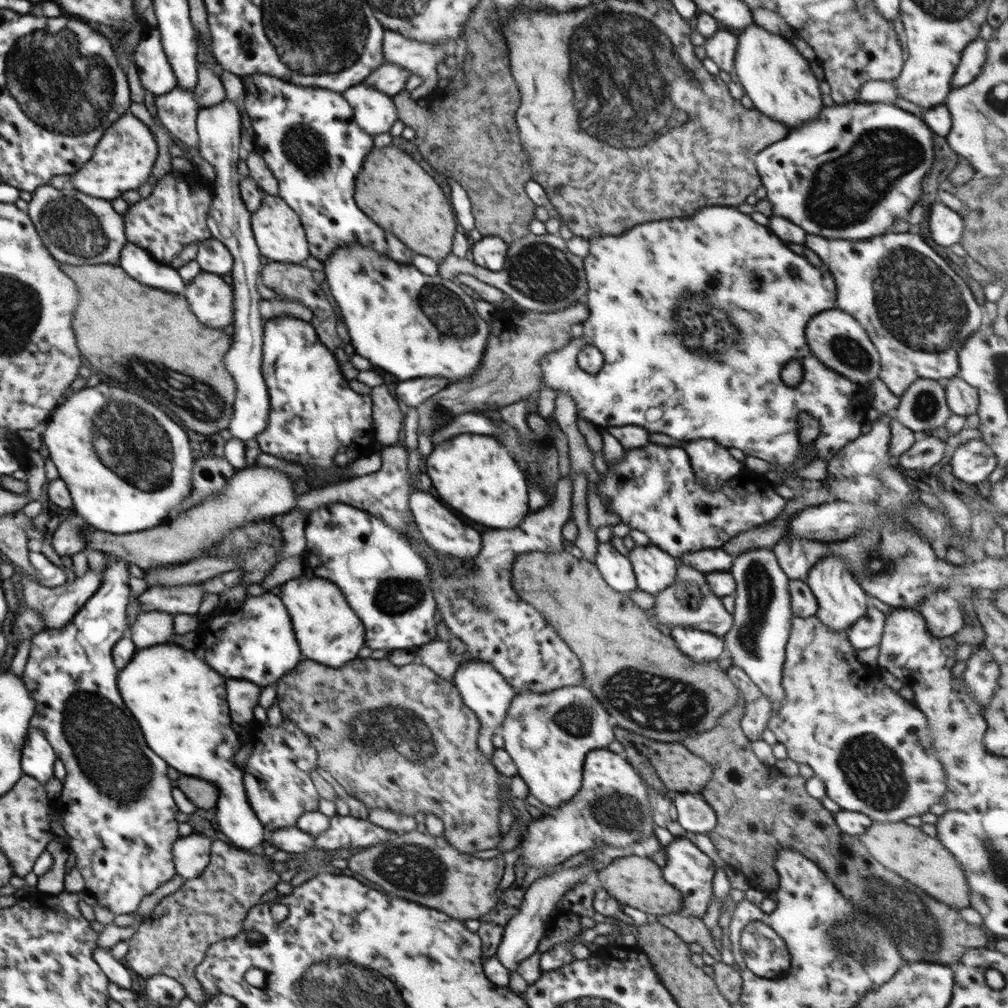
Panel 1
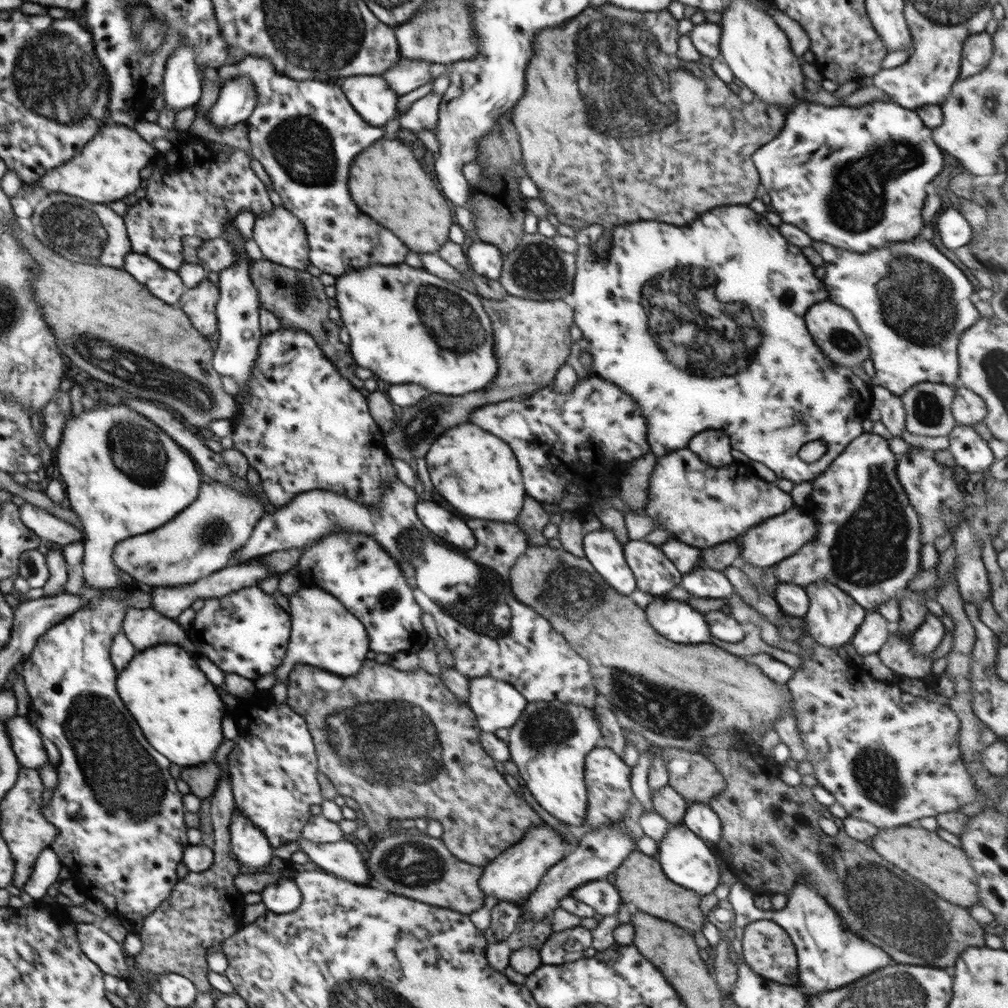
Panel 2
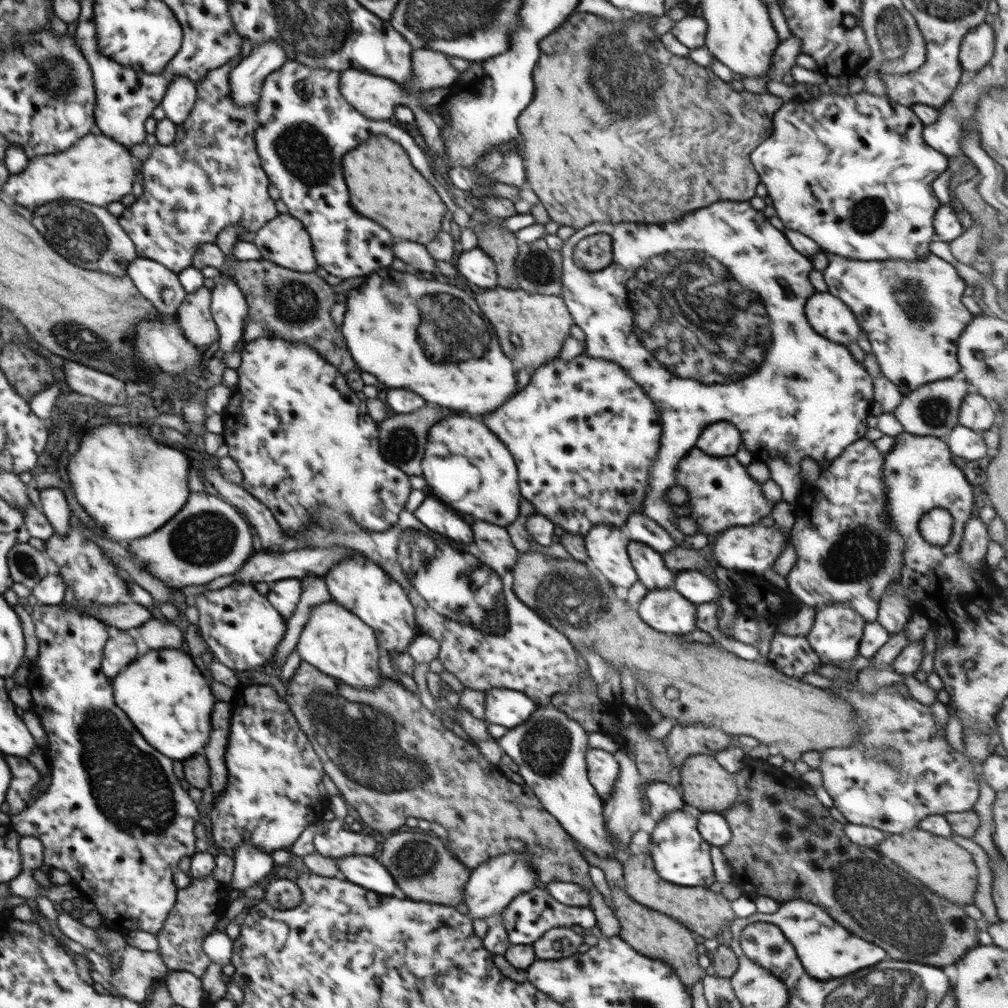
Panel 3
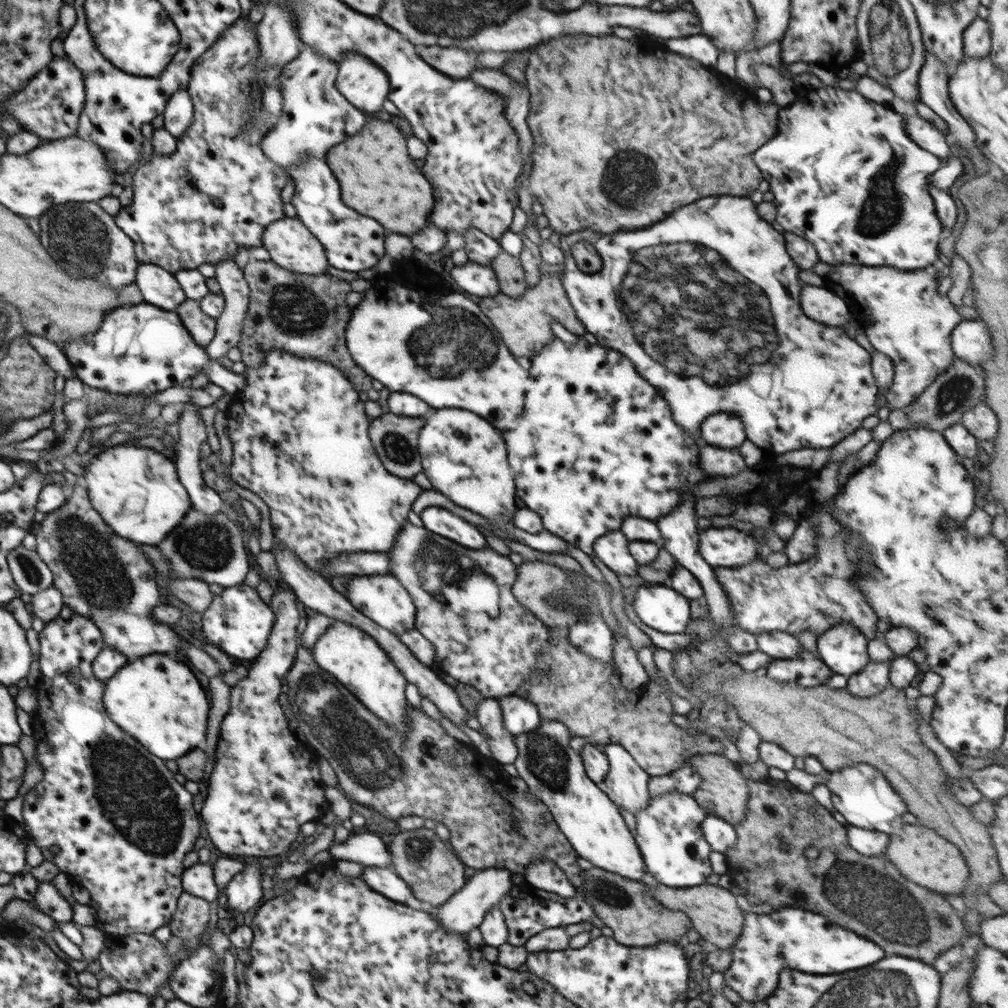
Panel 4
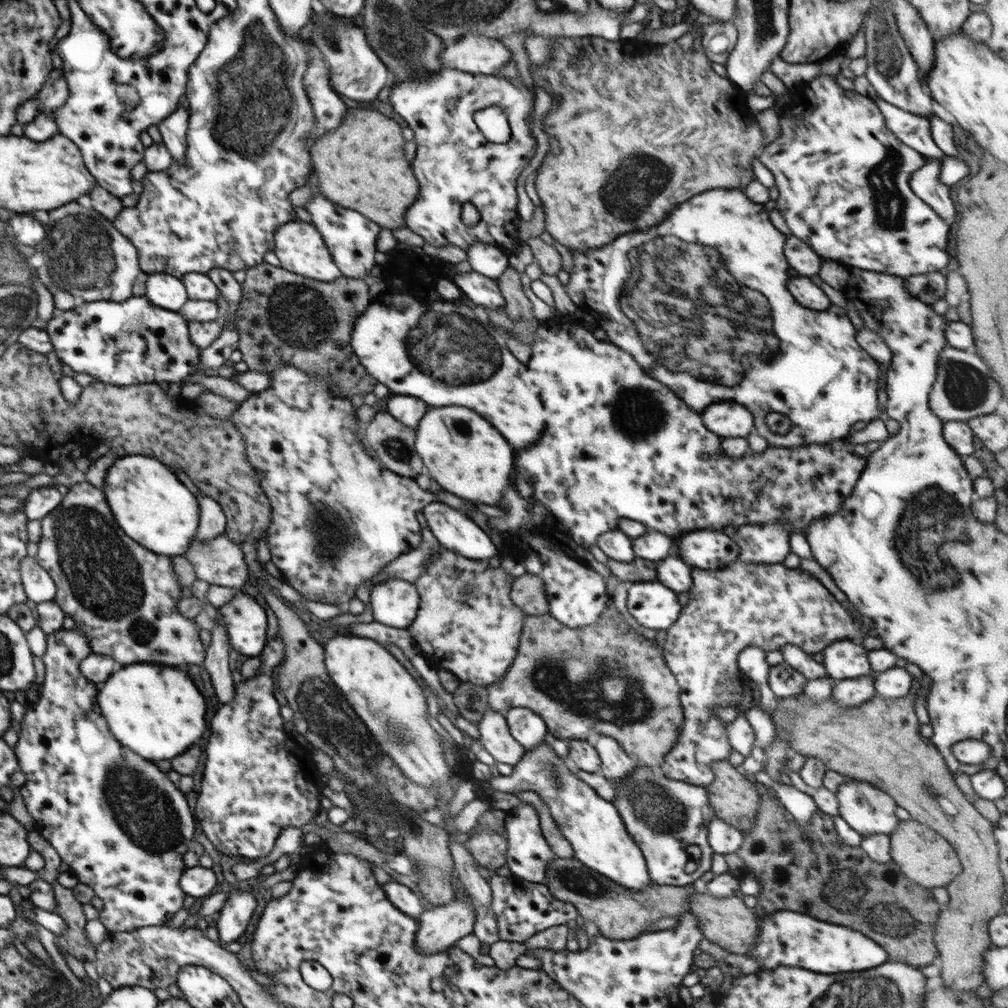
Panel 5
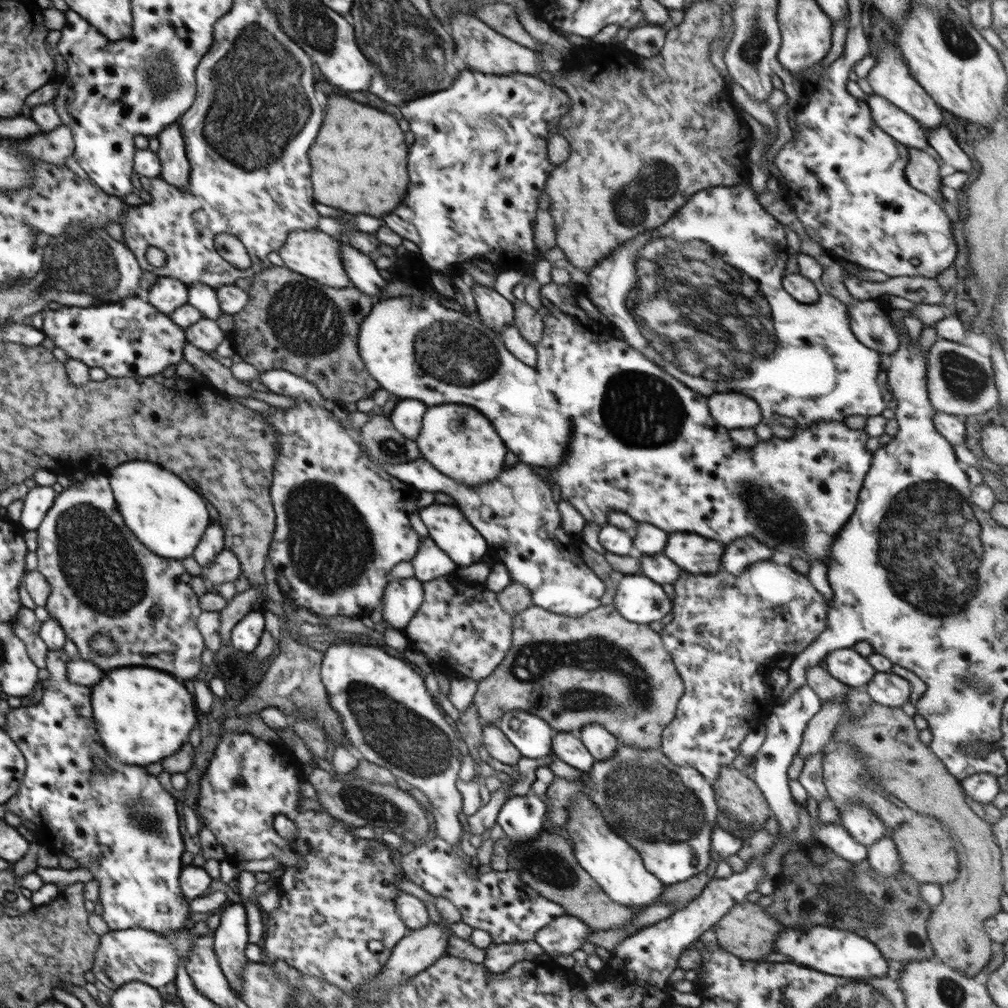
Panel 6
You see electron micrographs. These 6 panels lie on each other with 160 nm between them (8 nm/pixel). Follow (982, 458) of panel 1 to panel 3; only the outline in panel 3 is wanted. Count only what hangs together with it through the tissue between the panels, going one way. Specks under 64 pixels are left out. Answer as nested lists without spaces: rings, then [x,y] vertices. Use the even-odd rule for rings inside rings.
[[[960,424],[950,431],[945,440],[952,454],[965,458],[968,462],[986,456],[987,447],[981,433]]]

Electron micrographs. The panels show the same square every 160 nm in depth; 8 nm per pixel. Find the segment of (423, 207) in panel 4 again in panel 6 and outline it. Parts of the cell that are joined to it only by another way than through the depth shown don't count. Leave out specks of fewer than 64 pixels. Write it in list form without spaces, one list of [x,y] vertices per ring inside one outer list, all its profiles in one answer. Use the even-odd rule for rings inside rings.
[[[330,96],[328,110],[310,152],[314,198],[320,204],[346,210],[350,214],[370,214],[382,218],[394,210],[406,194],[408,146],[398,122],[376,108],[358,104],[342,96]]]

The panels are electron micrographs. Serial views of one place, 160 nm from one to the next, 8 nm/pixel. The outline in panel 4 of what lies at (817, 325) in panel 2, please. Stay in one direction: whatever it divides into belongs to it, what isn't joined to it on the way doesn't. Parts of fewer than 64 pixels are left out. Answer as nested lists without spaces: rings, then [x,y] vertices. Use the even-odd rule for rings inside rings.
[[[802,284],[800,305],[806,317],[826,326],[843,328],[851,316],[848,306],[824,287]]]

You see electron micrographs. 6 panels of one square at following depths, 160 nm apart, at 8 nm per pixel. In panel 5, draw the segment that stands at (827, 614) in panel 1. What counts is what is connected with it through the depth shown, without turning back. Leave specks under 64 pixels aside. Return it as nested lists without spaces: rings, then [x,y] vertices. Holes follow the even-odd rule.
[[[854,640],[834,641],[823,650],[823,655],[827,674],[835,680],[857,679],[874,673],[867,650]]]

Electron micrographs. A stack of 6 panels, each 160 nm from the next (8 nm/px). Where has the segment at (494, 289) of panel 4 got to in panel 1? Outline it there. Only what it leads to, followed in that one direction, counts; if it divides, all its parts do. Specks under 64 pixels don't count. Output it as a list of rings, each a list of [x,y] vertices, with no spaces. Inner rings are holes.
[[[498,236],[482,237],[480,241],[474,243],[472,252],[474,264],[491,272],[499,272],[505,268],[509,244]]]

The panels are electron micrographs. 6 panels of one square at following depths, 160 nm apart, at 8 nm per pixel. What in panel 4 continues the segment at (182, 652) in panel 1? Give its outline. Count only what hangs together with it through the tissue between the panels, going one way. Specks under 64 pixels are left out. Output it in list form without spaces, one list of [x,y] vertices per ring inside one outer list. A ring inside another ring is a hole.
[[[166,653],[149,654],[138,658],[136,662],[129,660],[116,674],[105,681],[103,703],[110,718],[124,732],[130,732],[142,746],[146,746],[148,752],[164,760],[174,760],[184,756],[186,752],[198,748],[206,738],[206,724],[208,724],[206,718],[208,718],[210,702],[200,682],[194,678],[192,670],[182,662],[185,660]],[[245,863],[245,869],[235,874],[230,883],[225,887],[224,893],[228,898],[228,905],[233,912],[233,918],[237,914],[243,914],[252,910],[260,898],[263,897],[261,886],[260,865]]]

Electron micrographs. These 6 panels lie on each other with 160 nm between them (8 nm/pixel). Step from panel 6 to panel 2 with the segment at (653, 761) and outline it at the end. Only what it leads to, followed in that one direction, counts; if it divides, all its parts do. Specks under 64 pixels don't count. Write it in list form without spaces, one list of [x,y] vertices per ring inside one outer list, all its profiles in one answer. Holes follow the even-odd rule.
[[[686,825],[670,826],[664,838],[658,842],[656,858],[664,874],[679,886],[696,892],[700,897],[714,893],[719,886],[720,869],[715,853],[704,843],[704,839],[694,834]]]

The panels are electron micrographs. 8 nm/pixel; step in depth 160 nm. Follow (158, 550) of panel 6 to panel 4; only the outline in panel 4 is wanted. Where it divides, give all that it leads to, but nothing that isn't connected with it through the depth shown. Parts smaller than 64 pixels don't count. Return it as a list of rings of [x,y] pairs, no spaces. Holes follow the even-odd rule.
[[[128,443],[105,448],[100,454],[95,455],[90,460],[89,464],[84,467],[83,477],[83,485],[87,489],[92,508],[106,520],[106,524],[109,524],[116,534],[120,535],[122,538],[131,540],[132,542],[137,542],[140,545],[156,546],[156,544],[162,544],[161,540],[165,539],[166,536],[168,536],[168,533],[172,531],[173,528],[176,528],[177,524],[181,523],[182,517],[186,516],[186,513],[192,508],[189,494],[187,493],[185,486],[180,482],[175,462],[171,461],[168,457],[154,448],[129,445]]]

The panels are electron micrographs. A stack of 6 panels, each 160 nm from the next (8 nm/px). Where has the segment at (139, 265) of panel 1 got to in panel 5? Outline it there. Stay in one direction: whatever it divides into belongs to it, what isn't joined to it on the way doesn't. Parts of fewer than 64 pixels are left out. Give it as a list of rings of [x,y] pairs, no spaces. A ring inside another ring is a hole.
[[[147,273],[142,276],[146,286],[144,296],[151,304],[176,313],[189,300],[186,288],[180,279],[166,273]]]

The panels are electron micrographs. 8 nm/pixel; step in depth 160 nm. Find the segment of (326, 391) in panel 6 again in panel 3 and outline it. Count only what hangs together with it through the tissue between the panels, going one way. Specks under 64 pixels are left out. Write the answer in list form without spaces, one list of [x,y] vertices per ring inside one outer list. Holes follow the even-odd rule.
[[[216,243],[198,245],[197,251],[192,255],[193,268],[201,270],[206,266],[232,274],[246,298],[249,321],[264,323],[267,327],[264,330],[266,336],[310,346],[346,377],[354,392],[362,392],[362,370],[351,358],[341,328],[336,326],[330,316],[332,307],[338,301],[338,294],[324,278],[320,278],[315,272],[290,271],[262,258],[227,265],[227,258]]]

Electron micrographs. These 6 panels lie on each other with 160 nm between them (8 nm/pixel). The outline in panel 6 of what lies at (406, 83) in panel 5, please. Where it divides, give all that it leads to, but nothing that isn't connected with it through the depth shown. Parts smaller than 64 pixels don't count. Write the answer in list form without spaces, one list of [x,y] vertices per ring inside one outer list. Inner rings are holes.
[[[470,70],[458,73],[448,88],[438,91],[436,94],[430,93],[429,95],[409,100],[404,106],[400,106],[400,110],[404,114],[404,119],[408,120],[410,130],[414,132],[414,138],[416,138],[416,142],[408,150],[408,174],[410,174],[408,192],[410,194],[406,194],[402,204],[396,210],[392,210],[390,214],[386,214],[384,220],[388,220],[388,226],[396,234],[417,244],[422,259],[436,272],[446,272],[452,267],[460,269],[464,262],[471,261],[474,256],[484,256],[484,258],[495,263],[496,270],[500,273],[505,270],[530,273],[536,262],[544,259],[535,247],[533,228],[537,224],[537,212],[540,210],[538,208],[538,196],[540,196],[541,192],[544,192],[548,175],[551,174],[555,167],[548,160],[546,148],[548,134],[550,132],[559,134],[557,124],[561,122],[561,118],[570,110],[571,106],[572,101],[569,94],[553,84],[553,81],[550,85],[547,85],[541,79],[526,73],[486,74]]]

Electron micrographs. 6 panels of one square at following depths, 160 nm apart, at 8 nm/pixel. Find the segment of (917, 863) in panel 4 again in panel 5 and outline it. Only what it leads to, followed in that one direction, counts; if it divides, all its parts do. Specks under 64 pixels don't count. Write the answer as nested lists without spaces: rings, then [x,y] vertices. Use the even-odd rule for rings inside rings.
[[[912,819],[900,821],[896,829],[892,831],[892,834],[889,834],[889,837],[892,838],[892,858],[894,858],[894,862],[900,864],[902,872],[912,882],[922,884],[922,887],[927,890],[928,888],[930,890],[938,888],[938,886],[948,887],[954,881],[954,878],[962,872],[963,866],[958,860],[958,856],[956,856],[955,848],[942,835],[930,834],[928,826],[922,826],[922,824]],[[928,838],[930,840],[934,838],[936,846],[928,844],[930,842]]]

